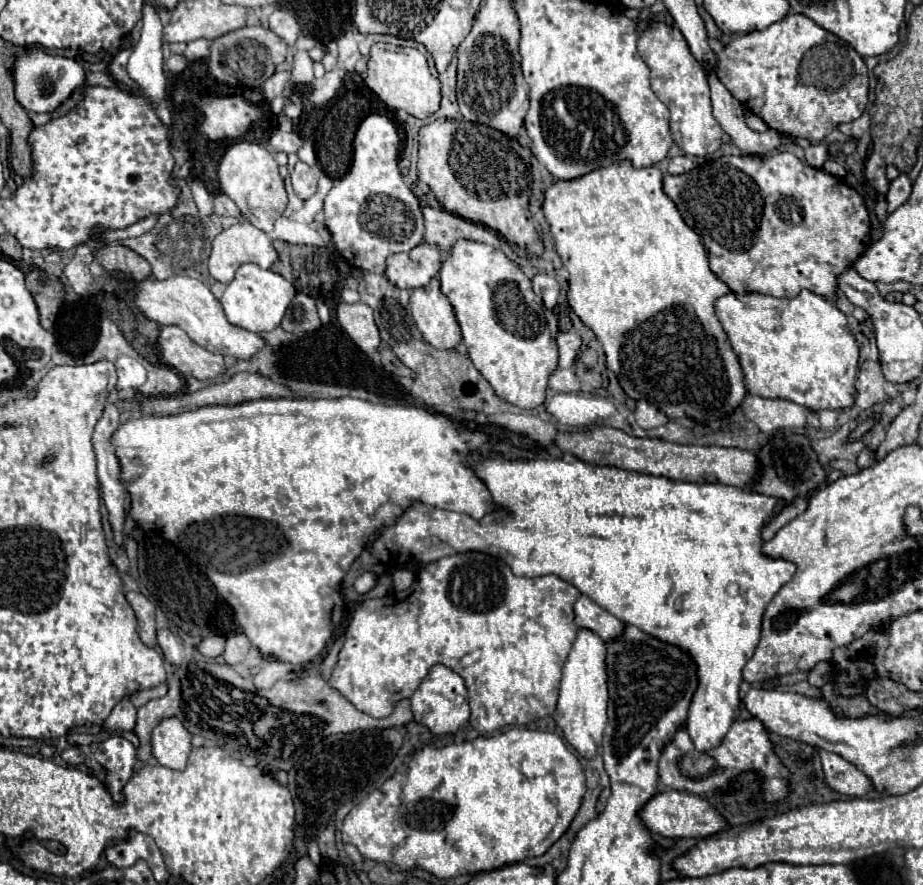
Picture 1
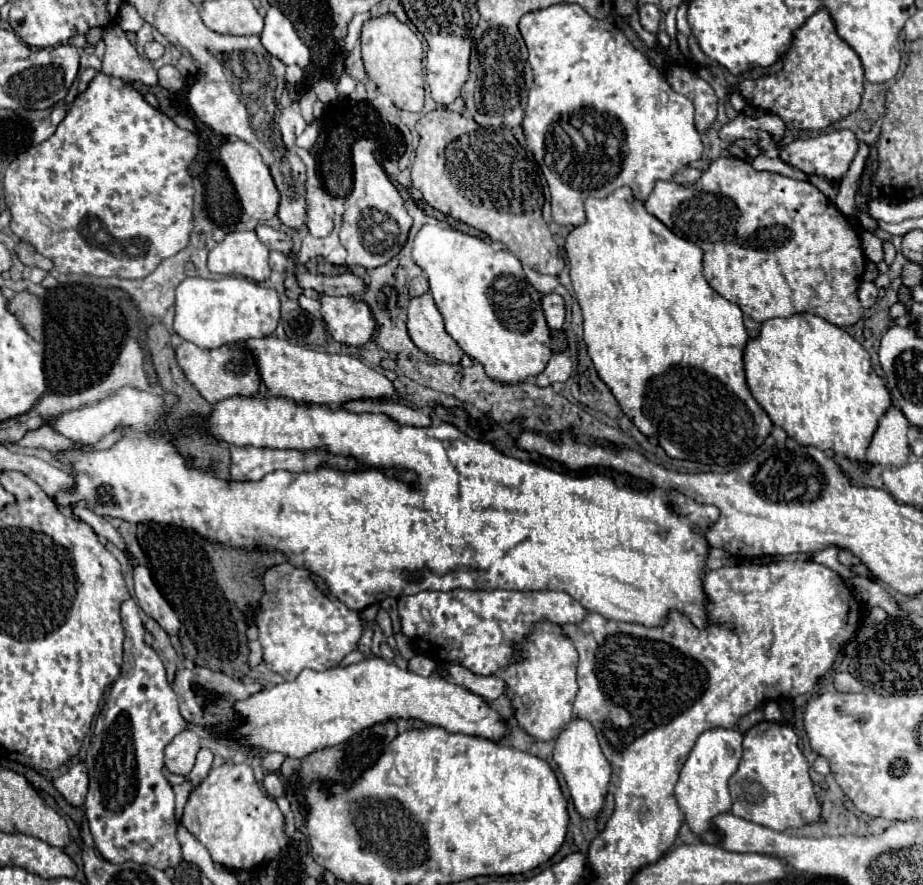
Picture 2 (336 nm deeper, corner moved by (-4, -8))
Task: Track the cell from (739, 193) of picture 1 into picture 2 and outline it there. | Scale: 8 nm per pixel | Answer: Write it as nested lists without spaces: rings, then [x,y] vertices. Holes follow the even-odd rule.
[[[735,156],[717,158],[693,184],[657,182],[645,208],[679,238],[703,248],[707,282],[743,310],[743,322],[751,338],[757,336],[765,320],[797,312],[817,314],[841,328],[855,324],[863,316],[857,298],[865,270],[861,238],[839,208],[807,180],[795,180],[777,172],[757,172],[749,162]]]

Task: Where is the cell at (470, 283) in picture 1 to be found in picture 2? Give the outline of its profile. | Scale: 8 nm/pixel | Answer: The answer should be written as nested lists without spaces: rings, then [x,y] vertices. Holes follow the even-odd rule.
[[[427,224],[419,230],[413,242],[413,260],[429,278],[431,294],[445,318],[445,330],[469,358],[483,364],[491,380],[513,386],[529,376],[543,372],[547,360],[551,358],[551,332],[541,310],[541,294],[525,280],[521,262],[511,252],[495,250],[479,238],[457,232],[453,228],[443,230],[439,226]]]

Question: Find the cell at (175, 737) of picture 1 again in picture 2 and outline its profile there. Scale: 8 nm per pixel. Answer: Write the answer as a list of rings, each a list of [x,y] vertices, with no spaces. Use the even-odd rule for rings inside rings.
[[[193,730],[179,732],[171,744],[165,748],[165,766],[173,774],[187,776],[195,764],[195,756],[199,752],[199,736]]]

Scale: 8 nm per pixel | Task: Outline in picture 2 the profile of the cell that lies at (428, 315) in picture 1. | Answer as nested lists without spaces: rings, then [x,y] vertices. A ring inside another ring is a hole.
[[[429,292],[423,296],[411,298],[407,328],[409,328],[411,340],[415,342],[415,346],[421,352],[425,352],[425,354],[429,354],[441,362],[459,364],[463,350],[445,332],[443,316],[437,310],[433,296]]]

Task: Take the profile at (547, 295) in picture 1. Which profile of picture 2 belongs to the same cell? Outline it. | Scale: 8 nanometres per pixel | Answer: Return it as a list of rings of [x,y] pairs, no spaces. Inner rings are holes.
[[[555,292],[545,294],[541,298],[541,306],[543,306],[549,328],[559,330],[563,326],[563,320],[565,320],[565,302],[563,302],[563,298],[559,294],[555,294]]]

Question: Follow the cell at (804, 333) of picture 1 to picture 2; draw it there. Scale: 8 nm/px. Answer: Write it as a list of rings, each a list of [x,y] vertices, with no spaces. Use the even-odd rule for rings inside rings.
[[[809,312],[765,320],[759,334],[749,340],[743,350],[747,386],[775,426],[781,426],[787,436],[799,444],[829,448],[857,462],[865,462],[865,450],[877,428],[877,420],[891,406],[889,392],[883,380],[873,372],[869,360],[869,352],[853,336]]]

